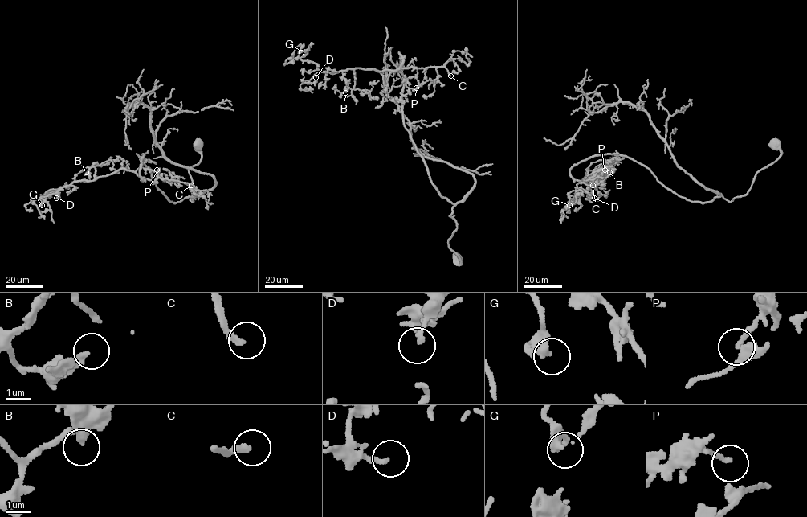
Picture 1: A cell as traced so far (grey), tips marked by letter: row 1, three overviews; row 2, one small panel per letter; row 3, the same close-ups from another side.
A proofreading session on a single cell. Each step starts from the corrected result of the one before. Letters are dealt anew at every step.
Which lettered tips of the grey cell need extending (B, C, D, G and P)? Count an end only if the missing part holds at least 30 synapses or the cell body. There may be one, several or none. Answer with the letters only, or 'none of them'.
C

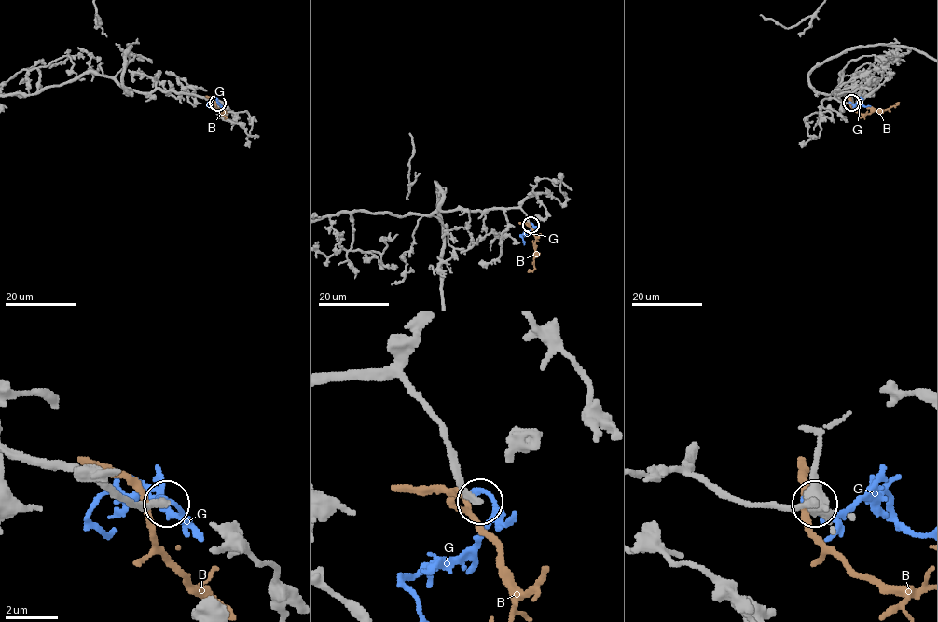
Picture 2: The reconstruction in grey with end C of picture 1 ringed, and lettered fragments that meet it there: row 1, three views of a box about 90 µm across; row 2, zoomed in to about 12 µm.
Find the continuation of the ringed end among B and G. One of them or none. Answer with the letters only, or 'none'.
none

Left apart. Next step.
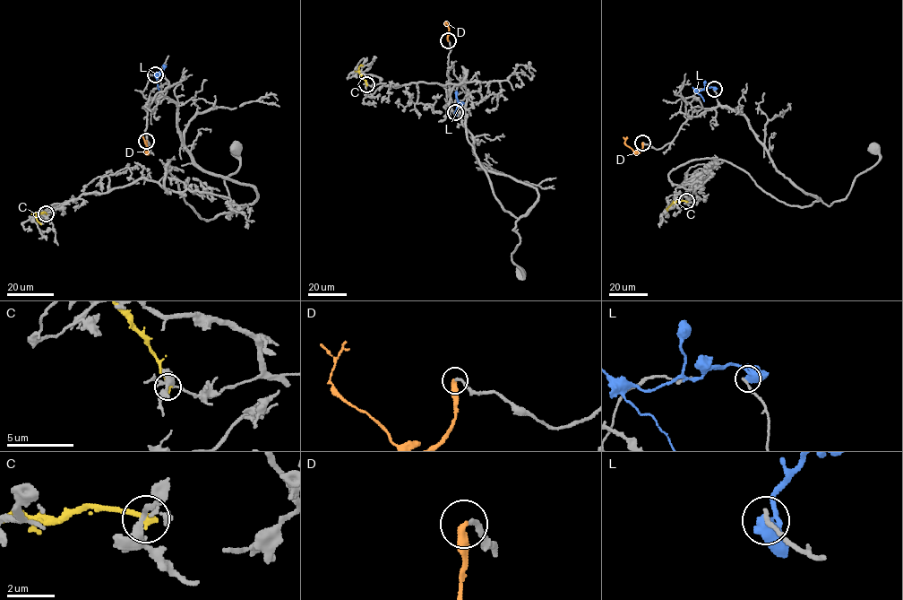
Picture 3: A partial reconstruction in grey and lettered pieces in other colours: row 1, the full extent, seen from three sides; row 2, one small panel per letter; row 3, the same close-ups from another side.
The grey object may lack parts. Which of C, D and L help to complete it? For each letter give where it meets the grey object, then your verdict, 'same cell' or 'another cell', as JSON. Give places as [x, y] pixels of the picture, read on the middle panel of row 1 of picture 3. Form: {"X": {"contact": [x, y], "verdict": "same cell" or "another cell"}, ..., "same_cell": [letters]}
{"C": {"contact": [366, 84], "verdict": "another cell"}, "D": {"contact": [448, 40], "verdict": "same cell"}, "L": {"contact": [455, 112], "verdict": "another cell"}, "same_cell": ["D"]}

